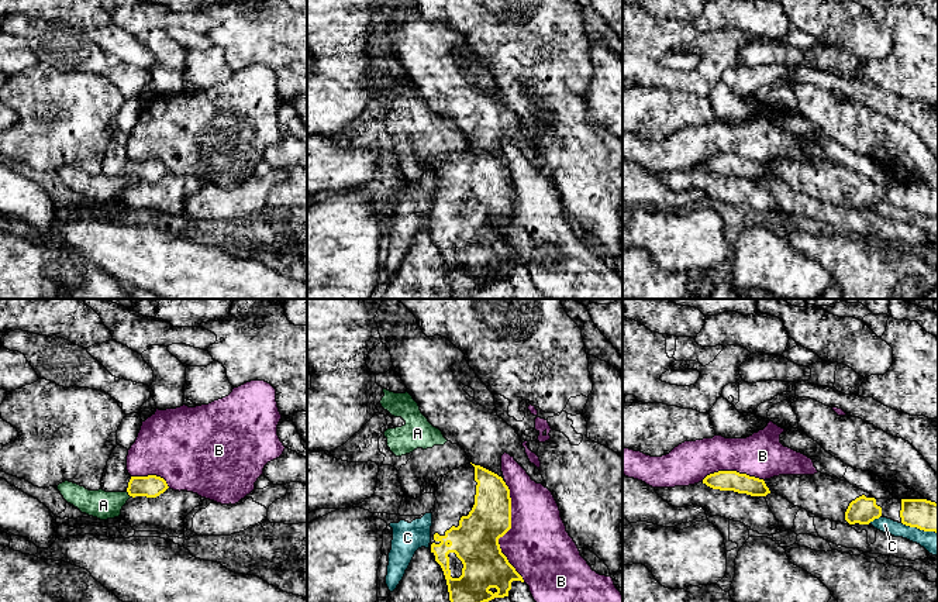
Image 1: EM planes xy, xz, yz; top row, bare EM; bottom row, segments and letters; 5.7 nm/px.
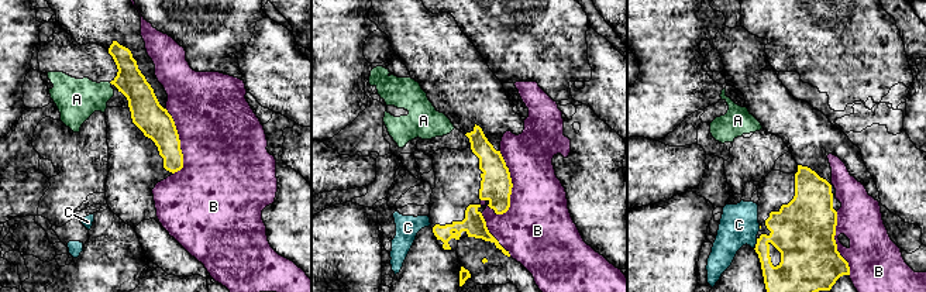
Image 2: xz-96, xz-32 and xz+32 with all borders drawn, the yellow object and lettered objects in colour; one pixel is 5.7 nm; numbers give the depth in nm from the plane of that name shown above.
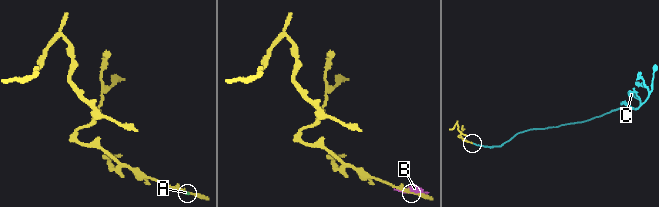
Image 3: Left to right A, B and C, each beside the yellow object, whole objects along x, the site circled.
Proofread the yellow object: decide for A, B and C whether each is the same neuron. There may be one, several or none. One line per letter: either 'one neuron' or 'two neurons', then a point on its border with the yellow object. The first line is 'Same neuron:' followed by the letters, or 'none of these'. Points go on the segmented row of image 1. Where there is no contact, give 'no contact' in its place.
Same neuron: none of these
A: two neurons; contact xy (128, 494)
B: two neurons; contact xz (506, 532)
C: two neurons; contact yz (873, 519)

